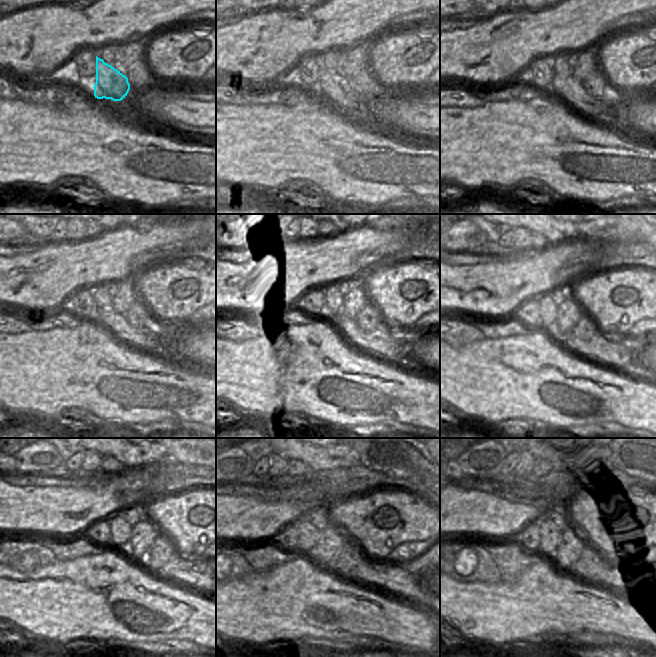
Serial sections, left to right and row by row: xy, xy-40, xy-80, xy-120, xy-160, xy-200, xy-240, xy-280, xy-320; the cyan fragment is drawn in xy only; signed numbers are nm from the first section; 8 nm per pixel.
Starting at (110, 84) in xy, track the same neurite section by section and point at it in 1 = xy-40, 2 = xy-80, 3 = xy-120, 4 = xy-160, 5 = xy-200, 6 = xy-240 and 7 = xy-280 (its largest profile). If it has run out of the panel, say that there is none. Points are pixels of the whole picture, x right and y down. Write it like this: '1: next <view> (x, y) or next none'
1: next xy-40 (333, 86)
2: next xy-80 (568, 92)
3: next xy-120 (118, 324)
4: next xy-160 (382, 343)
5: next xy-200 (606, 346)
6: next xy-240 (173, 577)
7: next xy-280 (395, 579)

